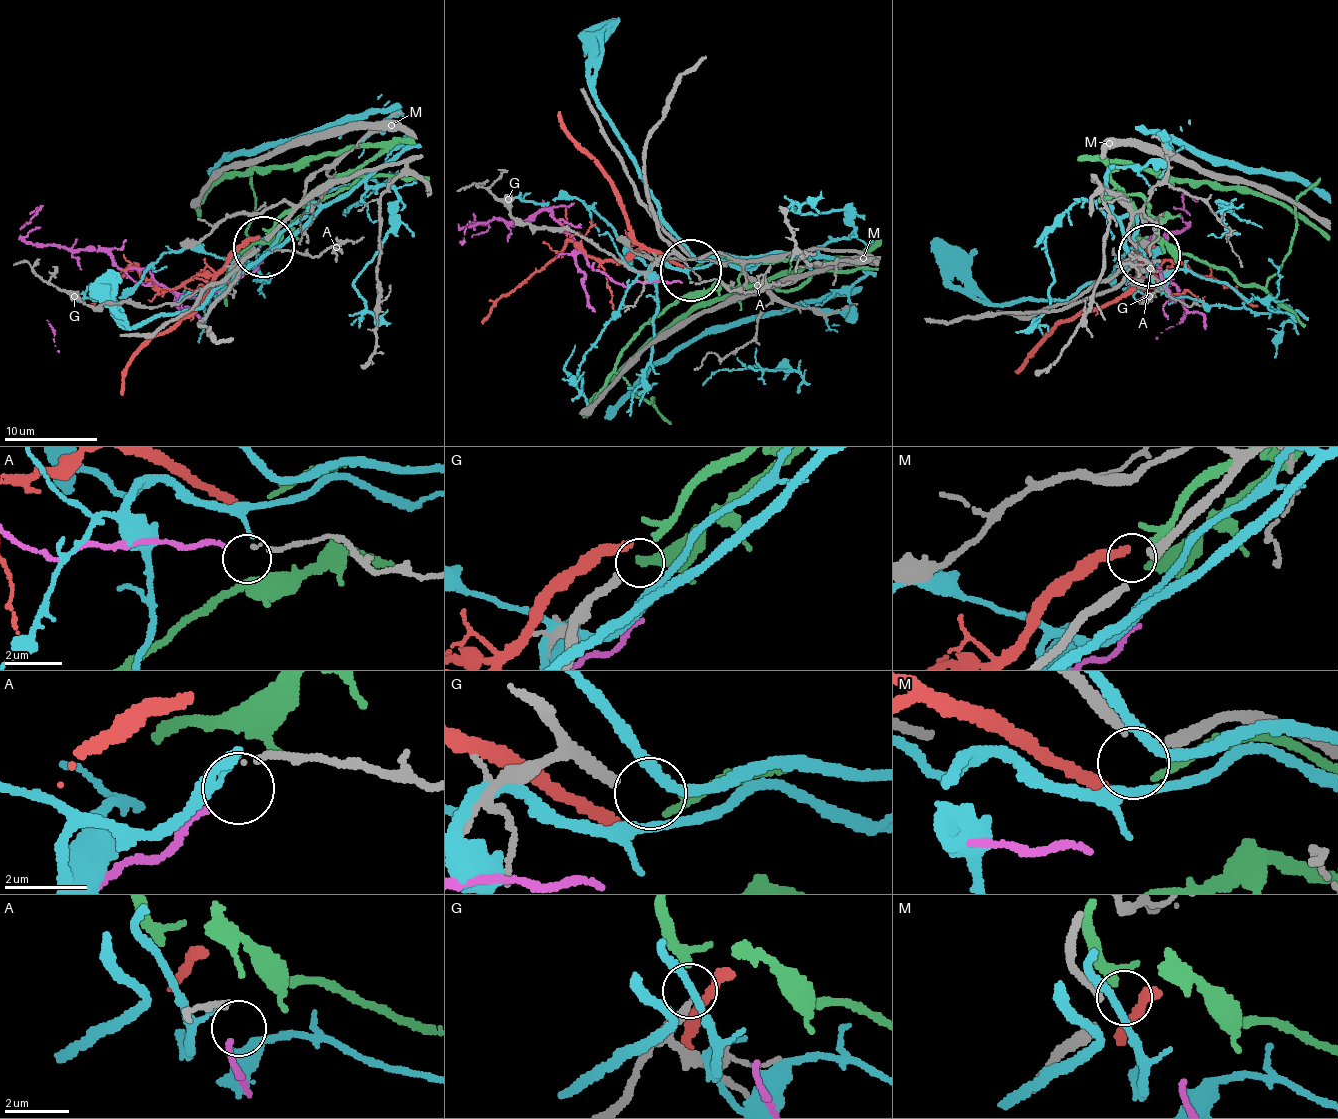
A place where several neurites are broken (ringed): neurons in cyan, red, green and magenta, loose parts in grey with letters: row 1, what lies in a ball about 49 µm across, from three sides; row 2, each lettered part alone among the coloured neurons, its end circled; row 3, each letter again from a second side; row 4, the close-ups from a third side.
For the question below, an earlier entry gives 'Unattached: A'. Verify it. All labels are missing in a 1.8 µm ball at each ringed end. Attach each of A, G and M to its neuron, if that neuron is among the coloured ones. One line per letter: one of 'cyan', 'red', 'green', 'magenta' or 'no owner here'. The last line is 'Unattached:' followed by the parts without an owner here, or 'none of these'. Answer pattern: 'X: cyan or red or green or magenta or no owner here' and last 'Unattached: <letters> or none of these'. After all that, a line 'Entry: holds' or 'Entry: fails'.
A: magenta
G: green
M: no owner here
Unattached: M
Entry: fails

